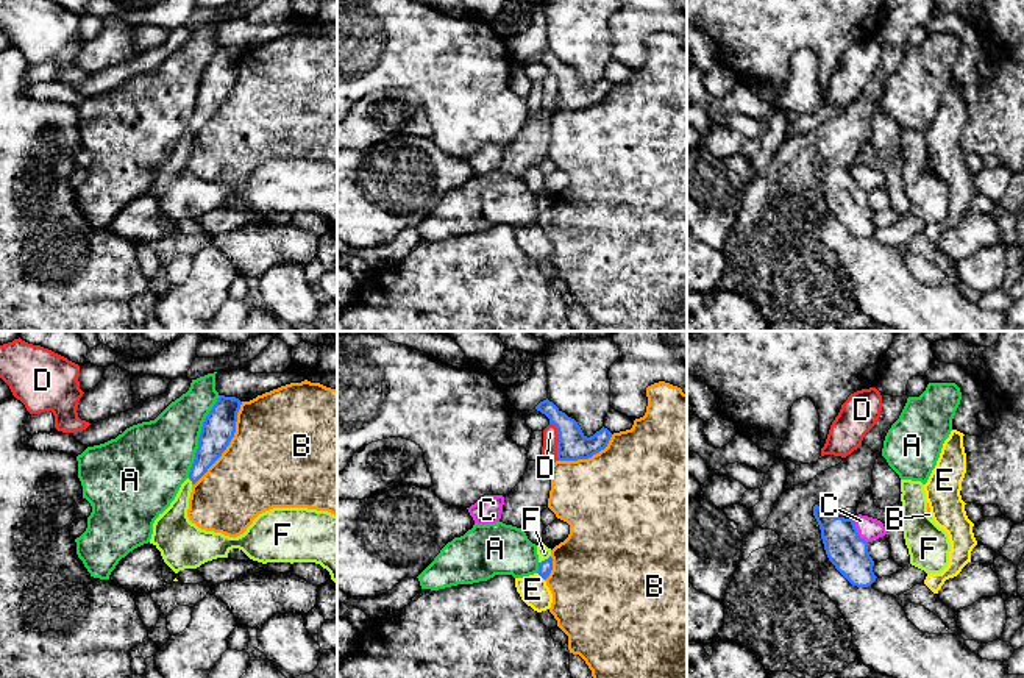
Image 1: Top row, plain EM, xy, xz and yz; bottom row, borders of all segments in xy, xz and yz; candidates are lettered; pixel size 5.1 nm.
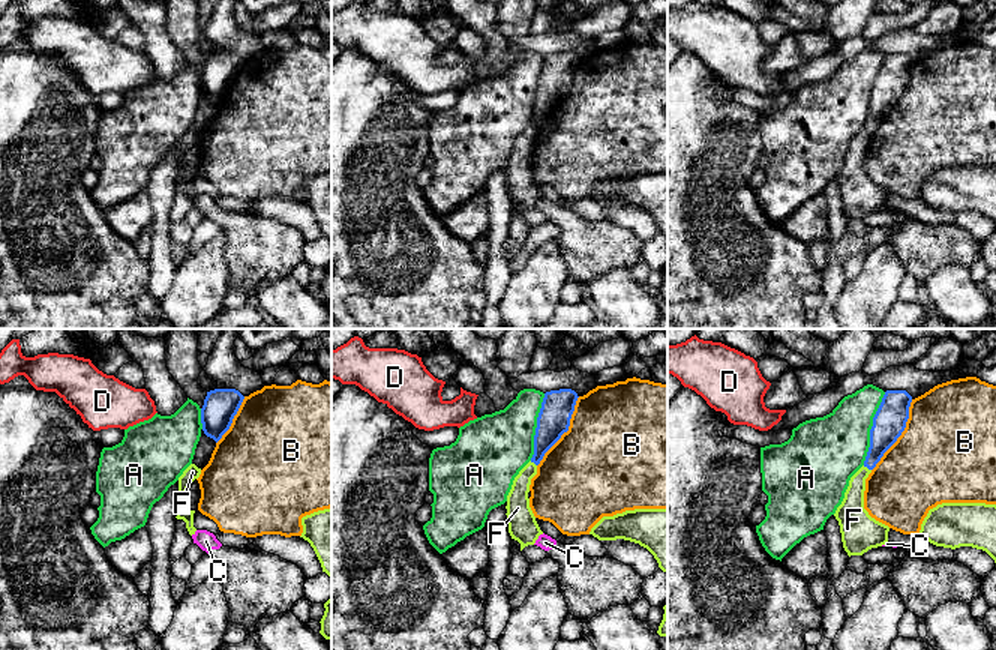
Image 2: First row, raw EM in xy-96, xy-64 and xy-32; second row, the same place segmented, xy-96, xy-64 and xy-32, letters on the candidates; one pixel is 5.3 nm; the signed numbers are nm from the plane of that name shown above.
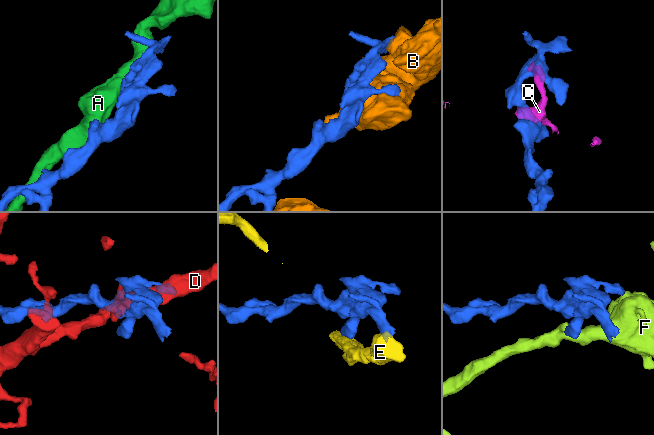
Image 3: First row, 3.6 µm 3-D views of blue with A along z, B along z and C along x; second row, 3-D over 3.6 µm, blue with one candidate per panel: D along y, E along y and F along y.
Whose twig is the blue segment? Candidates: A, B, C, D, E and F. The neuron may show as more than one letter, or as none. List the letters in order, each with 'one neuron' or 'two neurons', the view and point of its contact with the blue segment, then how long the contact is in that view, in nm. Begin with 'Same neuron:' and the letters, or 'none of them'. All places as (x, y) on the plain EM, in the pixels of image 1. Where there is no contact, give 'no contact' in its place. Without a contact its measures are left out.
Same neuron: F
A: two neurons; contact xy (200, 86); length 460 nm
B: two neurons; contact xy (228, 94); length 500 nm
C: two neurons; contact yz (856, 181); length 140 nm
D: two neurons; contact xz (559, 91); length 200 nm
E: two neurons; contact xz (540, 225); length 60 nm
F: one neuron; contact xz (545, 210); length 80 nm

